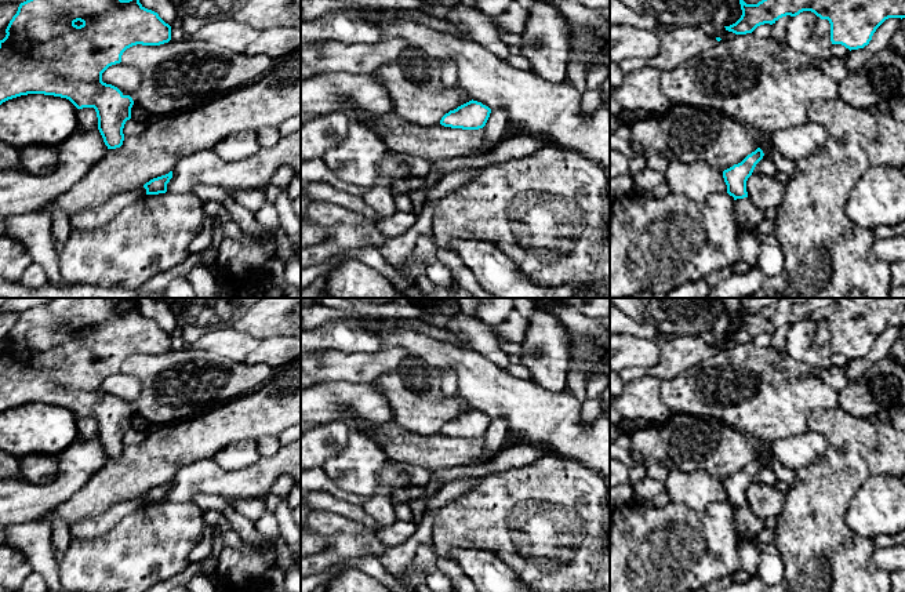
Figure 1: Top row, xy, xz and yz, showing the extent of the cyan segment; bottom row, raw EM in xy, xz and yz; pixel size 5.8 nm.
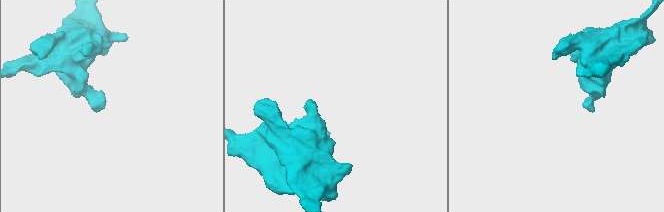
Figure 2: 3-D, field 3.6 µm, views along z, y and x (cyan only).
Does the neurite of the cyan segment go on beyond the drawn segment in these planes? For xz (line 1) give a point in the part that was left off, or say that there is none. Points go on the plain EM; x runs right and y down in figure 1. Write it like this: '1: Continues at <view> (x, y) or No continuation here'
1: No continuation here

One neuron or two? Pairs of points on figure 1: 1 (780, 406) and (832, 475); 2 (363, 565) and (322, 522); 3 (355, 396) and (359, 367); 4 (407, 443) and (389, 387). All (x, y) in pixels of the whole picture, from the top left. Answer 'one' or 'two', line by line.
1: two
2: two
3: two
4: two

